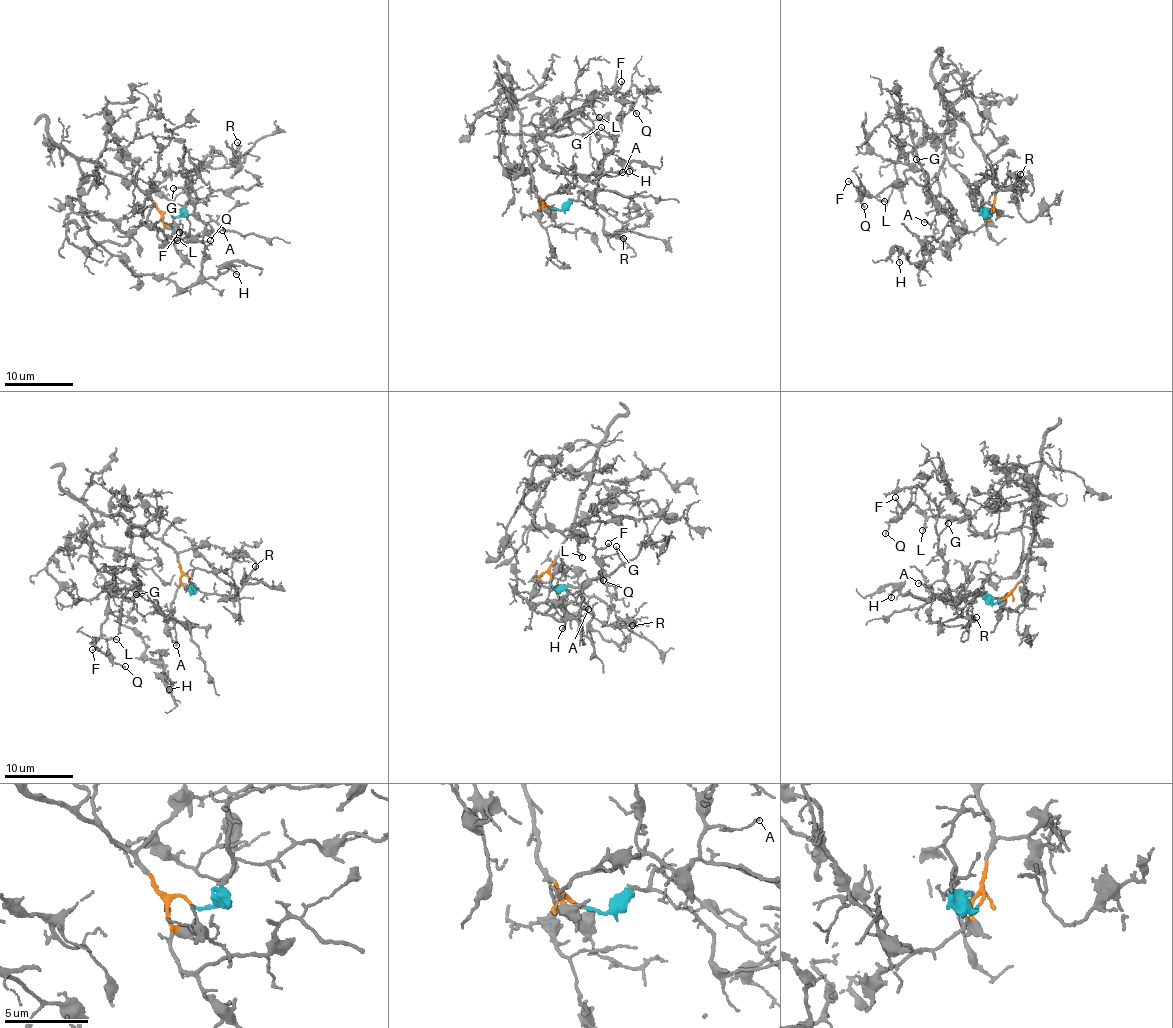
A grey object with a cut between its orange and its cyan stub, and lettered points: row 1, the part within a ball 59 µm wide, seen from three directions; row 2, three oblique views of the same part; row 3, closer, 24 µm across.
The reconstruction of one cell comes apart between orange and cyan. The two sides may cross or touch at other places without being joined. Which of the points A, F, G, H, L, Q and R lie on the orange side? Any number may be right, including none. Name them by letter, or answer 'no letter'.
A, F, G, H, L, Q

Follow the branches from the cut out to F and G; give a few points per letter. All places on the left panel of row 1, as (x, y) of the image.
F: (171, 215), (97, 163), (78, 161), (87, 235), (123, 245), (142, 221), (156, 228), (164, 244), (179, 233)
G: (171, 215), (164, 213), (163, 224), (168, 242), (202, 234), (206, 224), (194, 209), (195, 189), (174, 187)

